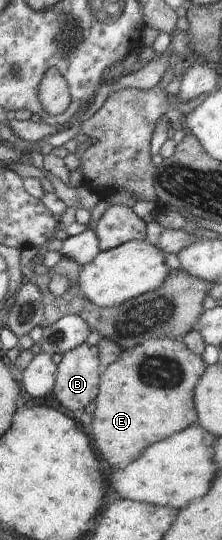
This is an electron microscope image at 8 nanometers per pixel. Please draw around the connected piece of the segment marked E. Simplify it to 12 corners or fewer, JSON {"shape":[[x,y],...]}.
{"shape":[[152,338],[101,369],[92,423],[116,468],[196,425],[206,368]]}

